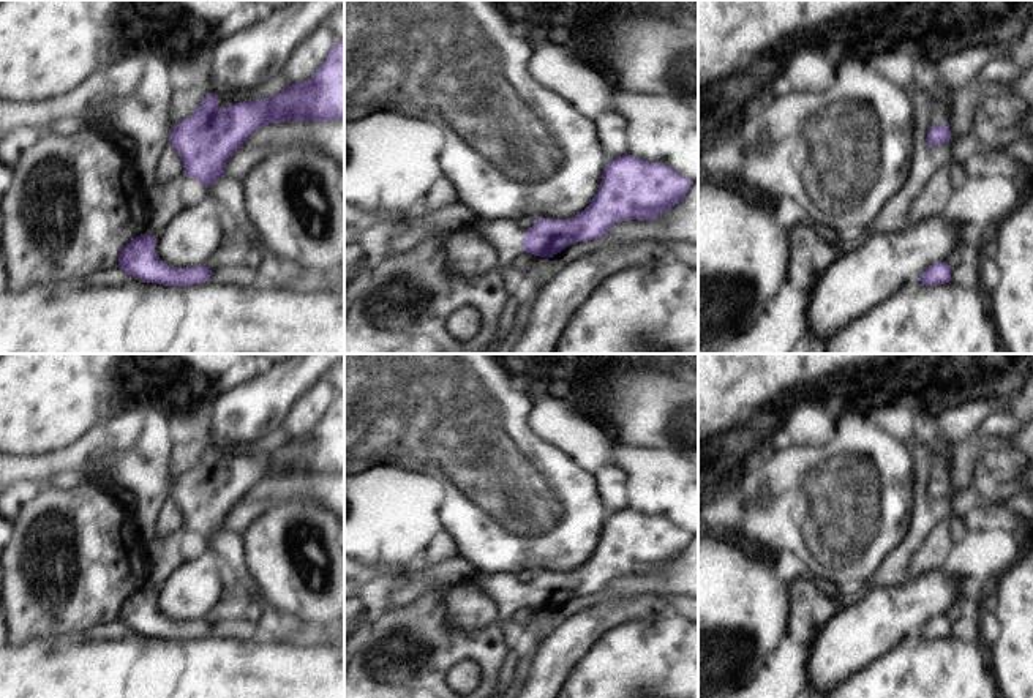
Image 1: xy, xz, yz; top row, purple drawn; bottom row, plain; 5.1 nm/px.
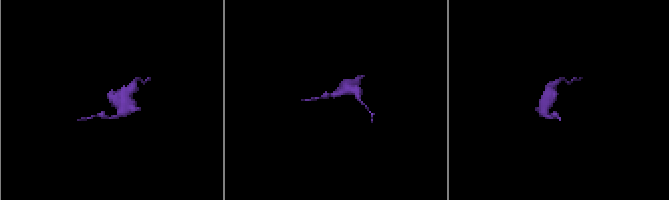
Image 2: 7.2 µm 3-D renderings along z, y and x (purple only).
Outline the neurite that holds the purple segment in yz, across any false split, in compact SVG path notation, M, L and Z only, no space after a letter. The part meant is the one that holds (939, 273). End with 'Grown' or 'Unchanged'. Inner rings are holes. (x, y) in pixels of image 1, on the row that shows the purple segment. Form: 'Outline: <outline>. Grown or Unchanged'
Outline: M938 262L930 265L919 278L919 283L926 286L938 286L951 281L951 267L948 262Z. Unchanged

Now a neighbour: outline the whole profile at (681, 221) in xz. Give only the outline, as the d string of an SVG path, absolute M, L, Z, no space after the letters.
M698 180L686 197L665 213L657 213L657 221L665 226L663 237L698 245Z

